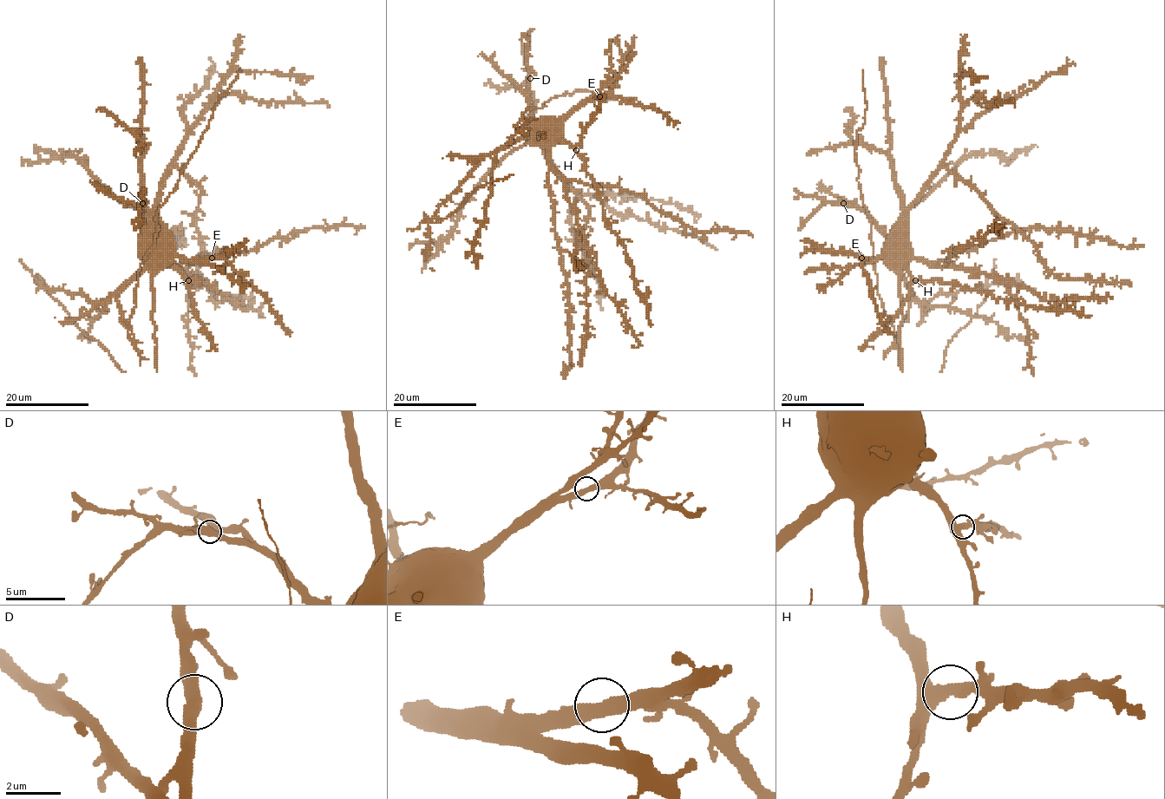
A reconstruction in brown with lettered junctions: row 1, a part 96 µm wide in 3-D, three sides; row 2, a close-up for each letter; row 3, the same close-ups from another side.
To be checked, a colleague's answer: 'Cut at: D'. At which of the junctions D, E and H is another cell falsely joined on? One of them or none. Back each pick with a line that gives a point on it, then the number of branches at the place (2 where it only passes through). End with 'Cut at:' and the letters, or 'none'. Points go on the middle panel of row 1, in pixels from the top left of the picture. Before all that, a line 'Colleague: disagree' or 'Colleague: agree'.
Colleague: disagree
Cut at: none

